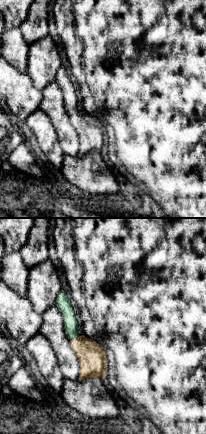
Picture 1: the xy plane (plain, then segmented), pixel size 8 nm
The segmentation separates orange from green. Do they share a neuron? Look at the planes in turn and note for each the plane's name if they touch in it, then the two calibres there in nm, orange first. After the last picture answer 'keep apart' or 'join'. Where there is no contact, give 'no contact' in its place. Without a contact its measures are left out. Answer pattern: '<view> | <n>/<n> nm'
xy | 220/110 nm

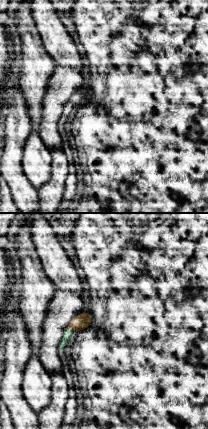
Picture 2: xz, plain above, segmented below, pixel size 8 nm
xz | 120/80 nm

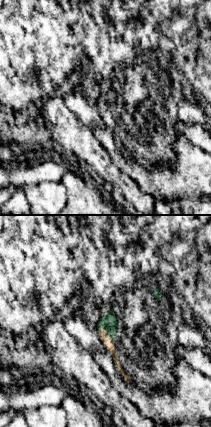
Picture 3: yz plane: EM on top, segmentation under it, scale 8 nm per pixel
yz | 80/130 nm

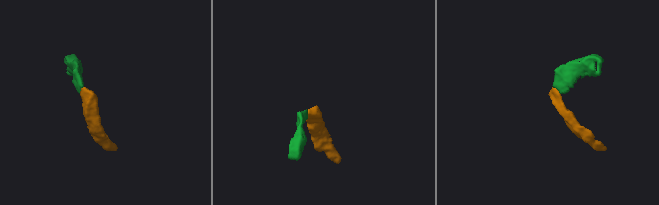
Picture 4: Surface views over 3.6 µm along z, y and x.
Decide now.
join

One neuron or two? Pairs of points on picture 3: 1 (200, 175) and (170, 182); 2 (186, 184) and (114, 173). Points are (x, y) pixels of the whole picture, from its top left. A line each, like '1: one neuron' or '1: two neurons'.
1: one neuron
2: two neurons

